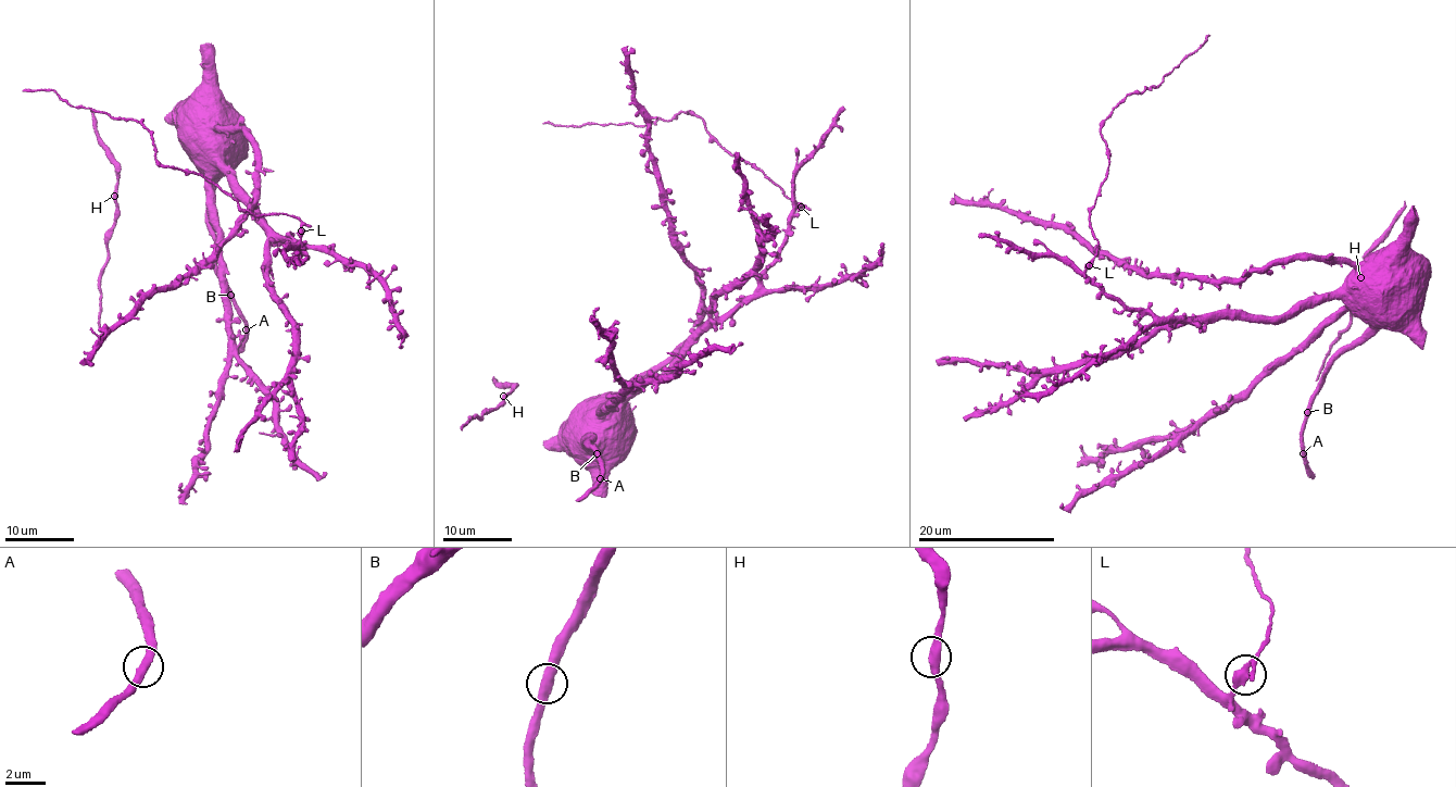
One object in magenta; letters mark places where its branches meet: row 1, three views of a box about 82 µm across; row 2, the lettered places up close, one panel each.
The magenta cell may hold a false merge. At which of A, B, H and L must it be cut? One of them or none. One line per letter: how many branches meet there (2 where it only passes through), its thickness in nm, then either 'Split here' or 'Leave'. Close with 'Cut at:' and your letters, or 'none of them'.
A: Branches: 2. Thickness 400 nm. Leave
B: Branches: 2. Thickness 480 nm. Leave
H: Branches: 2. Thickness 440 nm. Leave
L: Branches: 2. Thickness 420 nm. Split here
Cut at: L

